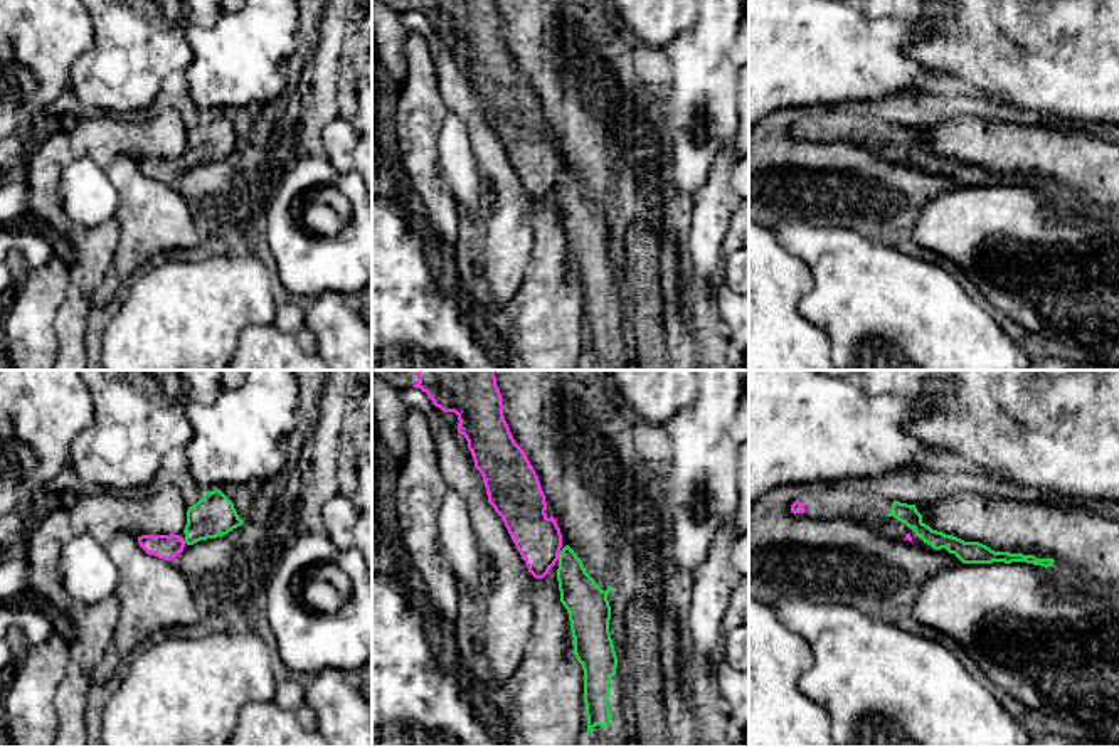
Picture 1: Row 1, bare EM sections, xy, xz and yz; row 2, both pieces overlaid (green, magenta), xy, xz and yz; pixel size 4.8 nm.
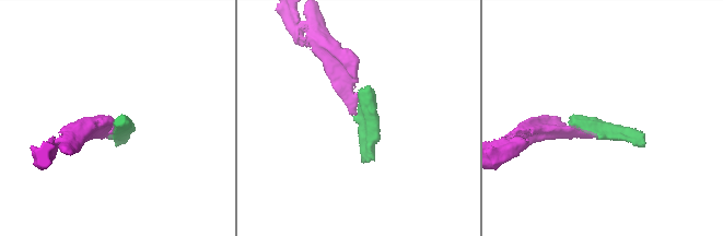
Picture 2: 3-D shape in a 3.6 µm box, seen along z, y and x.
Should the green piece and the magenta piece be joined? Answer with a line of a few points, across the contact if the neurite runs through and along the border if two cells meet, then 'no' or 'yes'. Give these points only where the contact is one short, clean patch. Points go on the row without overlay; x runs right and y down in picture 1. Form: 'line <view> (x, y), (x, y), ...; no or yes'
line xz (584, 224), (571, 190), (559, 179), (539, 164); yes

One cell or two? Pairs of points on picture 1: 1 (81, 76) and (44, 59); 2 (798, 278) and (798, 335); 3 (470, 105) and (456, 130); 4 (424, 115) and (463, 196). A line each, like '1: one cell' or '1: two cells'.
1: two cells
2: one cell
3: two cells
4: two cells

